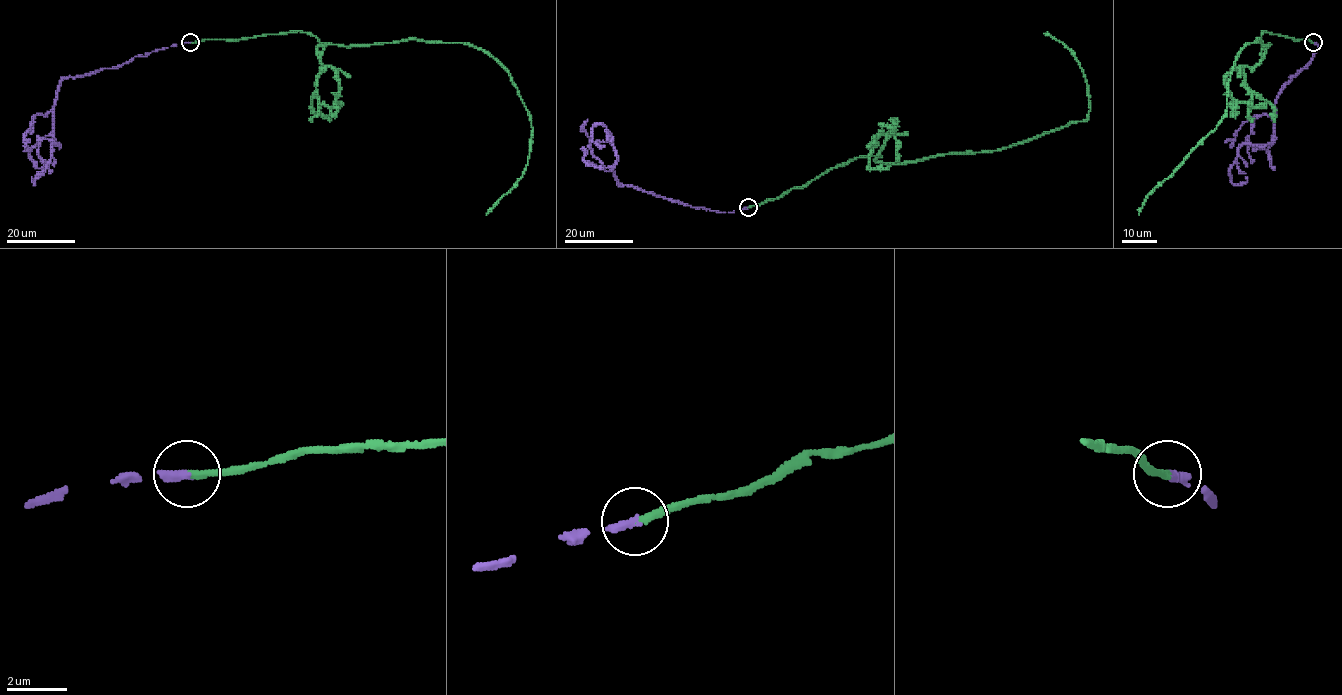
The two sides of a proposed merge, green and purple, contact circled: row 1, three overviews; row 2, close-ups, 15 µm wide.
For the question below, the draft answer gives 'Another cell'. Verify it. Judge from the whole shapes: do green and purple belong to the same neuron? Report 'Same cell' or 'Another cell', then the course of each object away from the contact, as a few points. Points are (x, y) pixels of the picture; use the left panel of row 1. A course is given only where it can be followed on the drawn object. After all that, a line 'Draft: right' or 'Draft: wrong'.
Same cell. Course of green: (190, 42), (299, 31), (319, 56), (321, 45), (407, 39), (488, 52), (532, 127), (523, 175), (486, 214). Course of purple: (190, 42), (65, 77), (53, 113), (59, 146), (53, 144), (50, 163), (35, 183), (32, 177)
Draft: wrong

